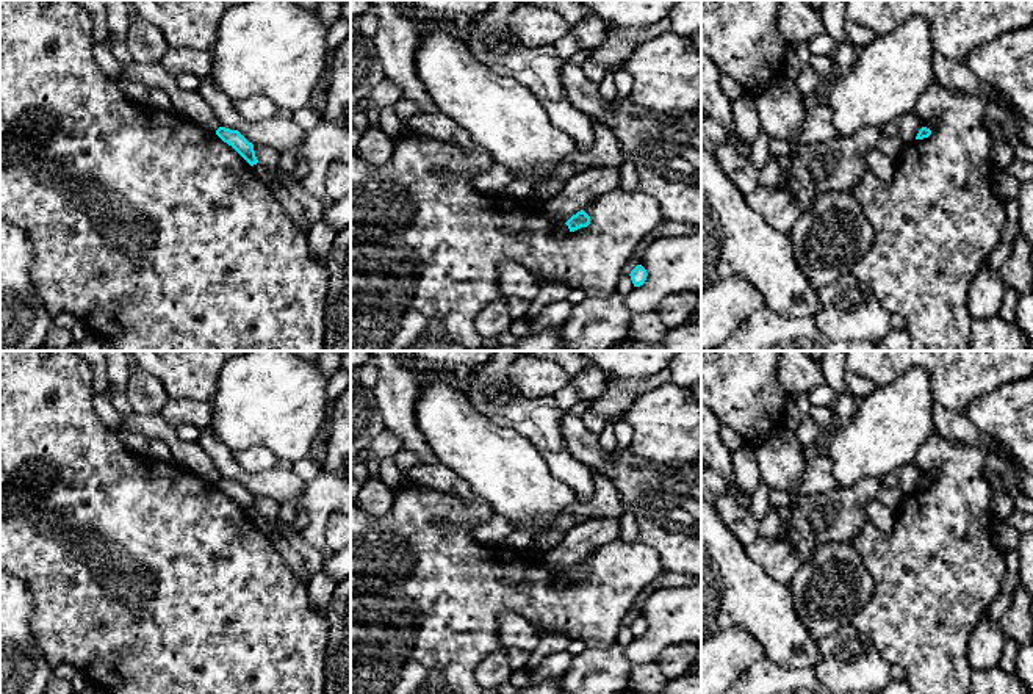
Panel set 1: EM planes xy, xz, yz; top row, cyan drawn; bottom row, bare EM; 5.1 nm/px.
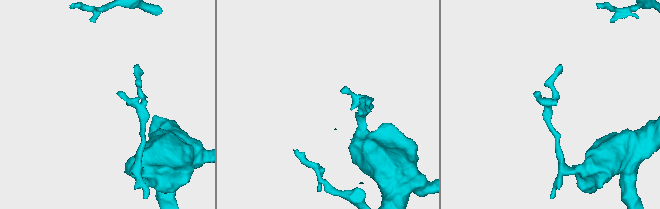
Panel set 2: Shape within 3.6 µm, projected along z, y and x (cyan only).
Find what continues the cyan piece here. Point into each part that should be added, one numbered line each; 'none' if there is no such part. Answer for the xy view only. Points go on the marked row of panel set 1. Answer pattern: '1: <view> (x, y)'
none

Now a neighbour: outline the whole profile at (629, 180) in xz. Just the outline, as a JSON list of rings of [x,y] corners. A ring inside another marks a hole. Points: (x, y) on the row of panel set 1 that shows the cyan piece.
[[[624,160],[620,171],[621,171],[621,180],[618,188],[628,193],[637,191],[639,179],[632,160]]]

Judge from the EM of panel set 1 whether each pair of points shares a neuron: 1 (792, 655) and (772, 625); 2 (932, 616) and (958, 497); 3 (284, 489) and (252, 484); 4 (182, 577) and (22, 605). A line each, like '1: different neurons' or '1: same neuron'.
1: same neuron
2: same neuron
3: same neuron
4: different neurons

